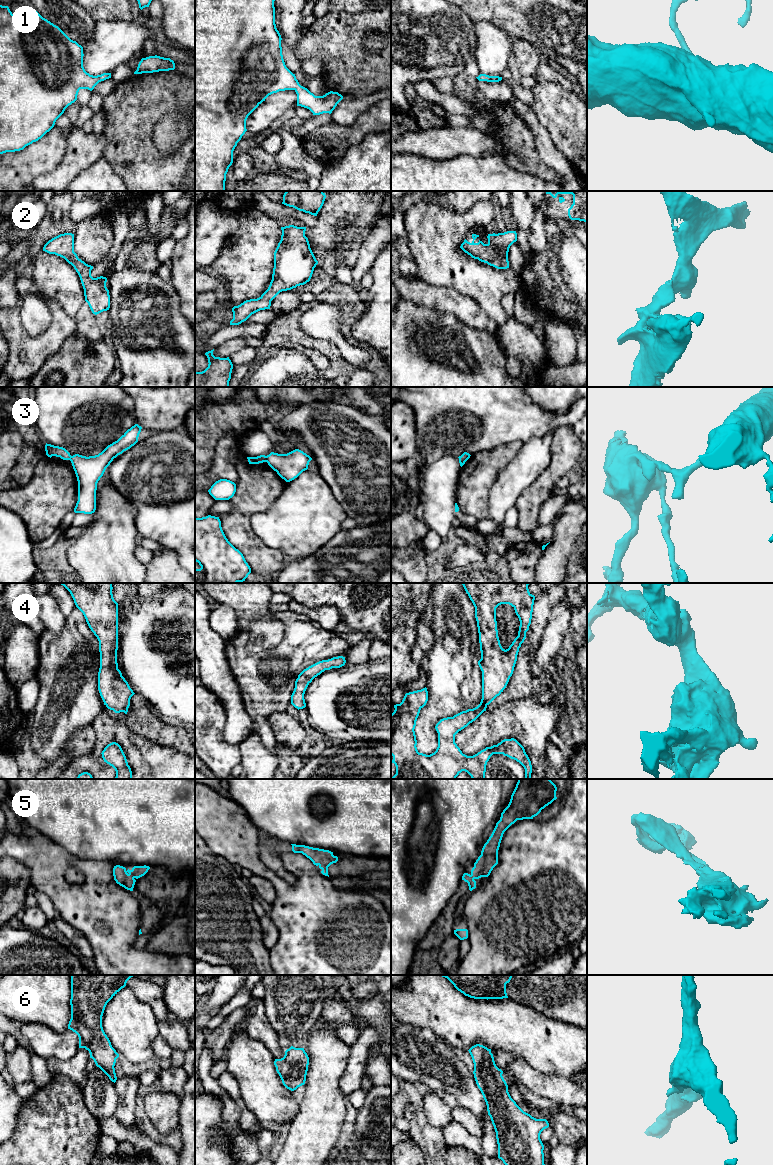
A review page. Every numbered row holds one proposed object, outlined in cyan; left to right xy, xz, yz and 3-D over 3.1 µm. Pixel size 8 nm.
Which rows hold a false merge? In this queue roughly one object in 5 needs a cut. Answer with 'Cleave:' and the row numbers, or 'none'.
Cleave: 3

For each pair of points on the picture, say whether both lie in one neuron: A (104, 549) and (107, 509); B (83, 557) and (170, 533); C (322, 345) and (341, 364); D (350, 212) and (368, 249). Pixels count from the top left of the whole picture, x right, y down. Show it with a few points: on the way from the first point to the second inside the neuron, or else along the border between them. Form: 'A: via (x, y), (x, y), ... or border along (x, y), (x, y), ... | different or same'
A: via (106, 539), (107, 519) | same
B: border along (135, 514), (135, 527), (139, 537) | different
C: via (327, 350), (336, 359) | same
D: border along (380, 215), (376, 224), (367, 235) | different

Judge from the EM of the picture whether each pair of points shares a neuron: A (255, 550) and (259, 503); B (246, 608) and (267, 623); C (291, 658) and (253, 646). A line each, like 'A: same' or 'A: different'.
A: same
B: same
C: different

